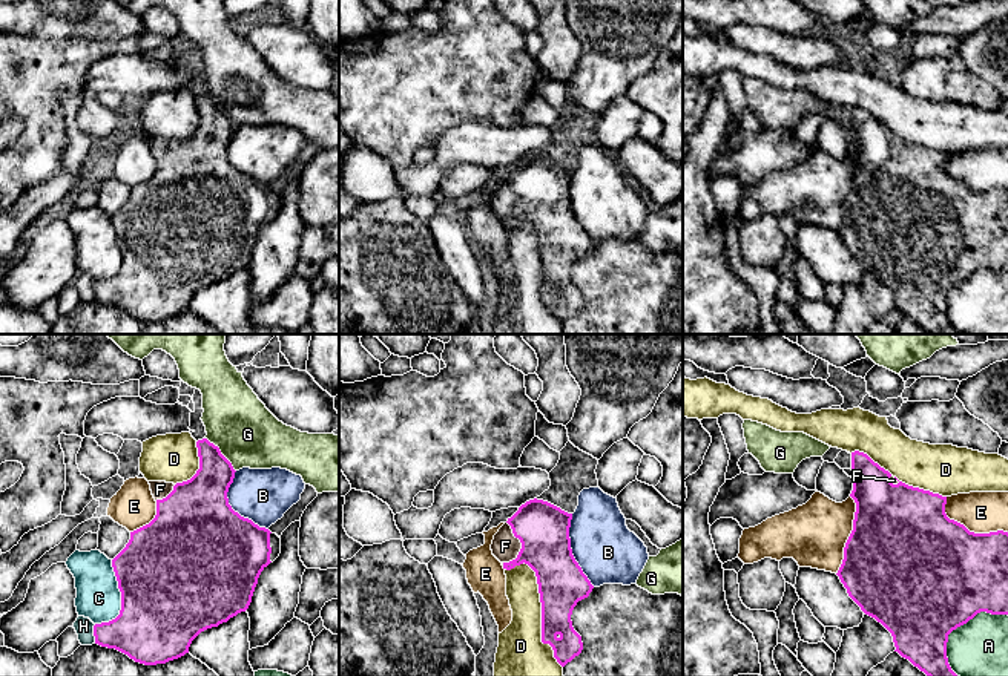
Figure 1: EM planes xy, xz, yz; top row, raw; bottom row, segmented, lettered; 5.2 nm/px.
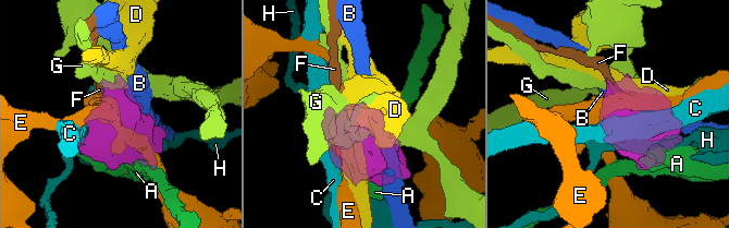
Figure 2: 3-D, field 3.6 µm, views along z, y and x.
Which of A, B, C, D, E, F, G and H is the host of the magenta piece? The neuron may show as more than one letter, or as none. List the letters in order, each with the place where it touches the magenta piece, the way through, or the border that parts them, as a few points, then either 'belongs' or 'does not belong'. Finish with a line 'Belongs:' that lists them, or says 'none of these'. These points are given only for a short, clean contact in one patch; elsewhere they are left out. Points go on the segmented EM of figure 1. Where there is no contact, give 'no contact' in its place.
A: meets magenta in yz at (958, 626); does not belong
B: meets magenta in xy at (230, 508); does not belong
C: meets magenta in xy at (121, 598); does not belong
D: meets magenta in xz at (542, 607); does not belong
E: meets magenta in yz at (967, 529); does not belong
F: meets magenta in xz at (522, 546); runs through xz (542, 528), (522, 546), (505, 546); belongs
G: meets magenta in xy at (221, 454); border along xy (206, 437), (235, 471); does not belong
H: meets magenta in xy at (94, 633); does not belong
Belongs: F

